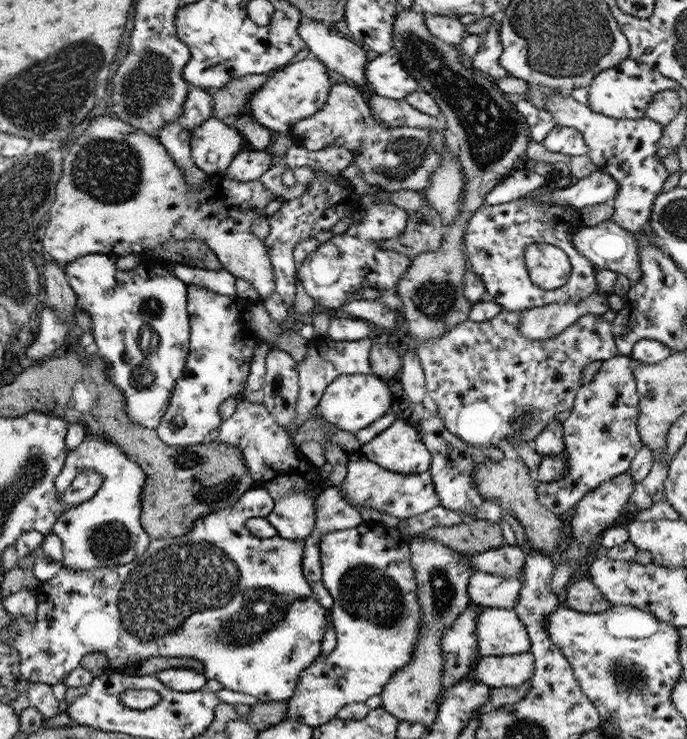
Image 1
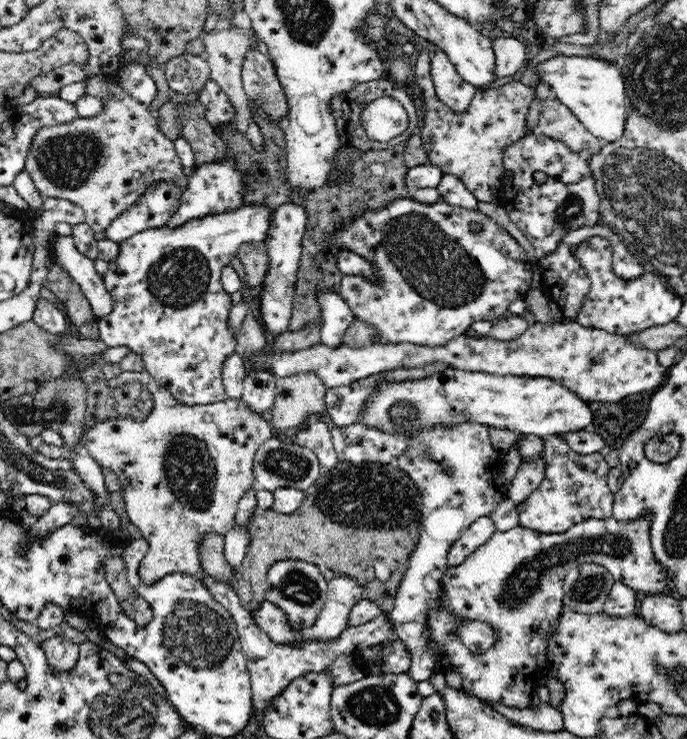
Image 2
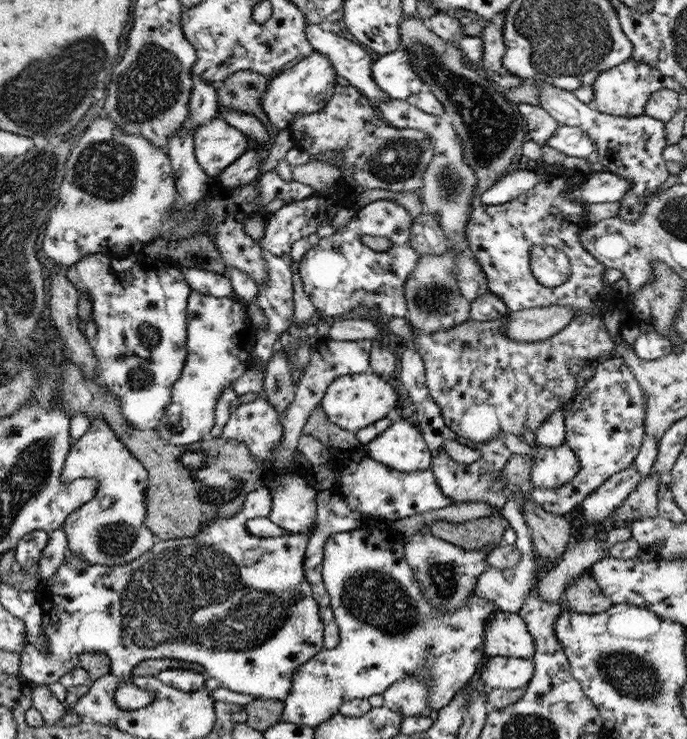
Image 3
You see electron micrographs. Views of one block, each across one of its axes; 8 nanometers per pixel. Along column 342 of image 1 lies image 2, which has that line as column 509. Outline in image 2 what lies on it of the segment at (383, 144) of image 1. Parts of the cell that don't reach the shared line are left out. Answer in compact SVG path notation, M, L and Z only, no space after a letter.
M435 44L432 46L434 46L432 50L422 50L422 54L418 55L416 70L413 72L414 80L416 80L413 93L421 92L421 95L414 94L414 96L417 101L422 99L422 103L424 103L421 130L418 133L421 136L428 163L440 168L444 174L451 174L460 178L478 200L494 203L499 197L498 190L500 190L500 183L504 178L502 175L504 174L502 156L506 148L523 136L537 132L537 130L527 131L526 128L526 114L528 114L532 101L536 98L535 89L530 89L520 81L513 81L497 88L477 90L468 109L464 112L450 111L450 108L438 99L435 86L431 80L431 56L437 50Z

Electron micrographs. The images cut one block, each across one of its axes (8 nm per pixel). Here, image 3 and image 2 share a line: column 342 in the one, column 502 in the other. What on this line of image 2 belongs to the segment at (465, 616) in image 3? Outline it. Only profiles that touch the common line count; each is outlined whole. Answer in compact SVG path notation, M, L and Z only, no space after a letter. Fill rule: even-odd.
M644 512L632 522L618 522L610 518L590 518L574 524L562 534L546 534L521 527L519 524L507 531L496 531L482 546L465 558L460 564L450 564L442 576L442 596L437 607L429 610L426 622L431 641L427 644L431 654L435 654L437 666L453 670L462 677L461 690L478 698L483 704L504 704L512 708L526 708L530 696L539 682L534 678L538 672L538 654L546 654L548 640L554 636L554 626L562 616L563 583L568 571L584 563L596 563L608 569L615 581L626 584L639 595L659 594L668 585L667 572L654 558L650 542L649 514ZM456 618L487 622L494 629L497 641L486 652L474 656L456 635Z

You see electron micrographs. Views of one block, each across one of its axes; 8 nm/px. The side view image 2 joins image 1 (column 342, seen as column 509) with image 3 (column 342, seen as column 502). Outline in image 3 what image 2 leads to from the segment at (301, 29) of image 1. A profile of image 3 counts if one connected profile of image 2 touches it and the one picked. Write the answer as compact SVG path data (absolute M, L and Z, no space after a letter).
M308 23L305 33L313 50L328 57L337 76L346 78L372 105L392 100L373 81L370 53L365 47L332 31L323 30L319 24Z

